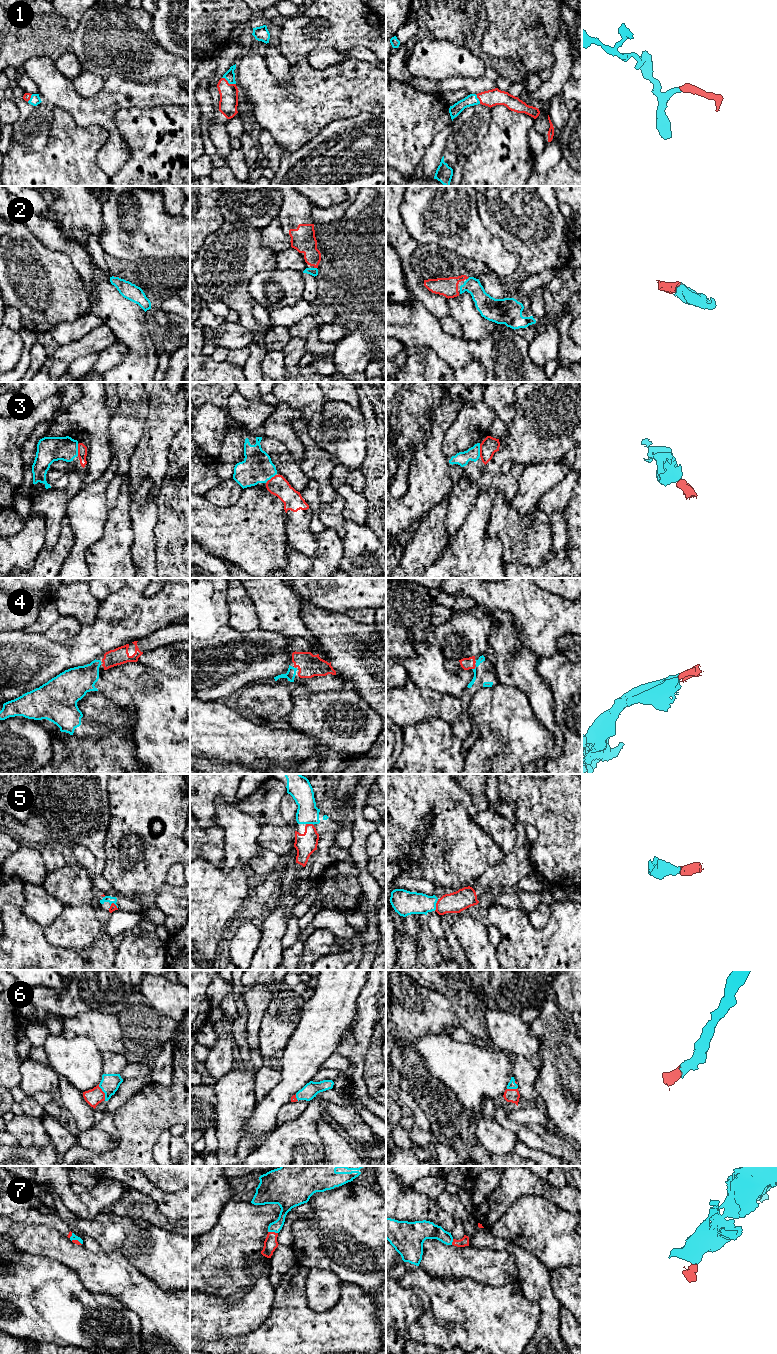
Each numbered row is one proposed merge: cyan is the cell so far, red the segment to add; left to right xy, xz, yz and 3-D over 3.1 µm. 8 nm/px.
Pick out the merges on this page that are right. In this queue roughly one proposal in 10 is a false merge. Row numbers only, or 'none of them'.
1, 2, 3, 4, 5, 6, 7

